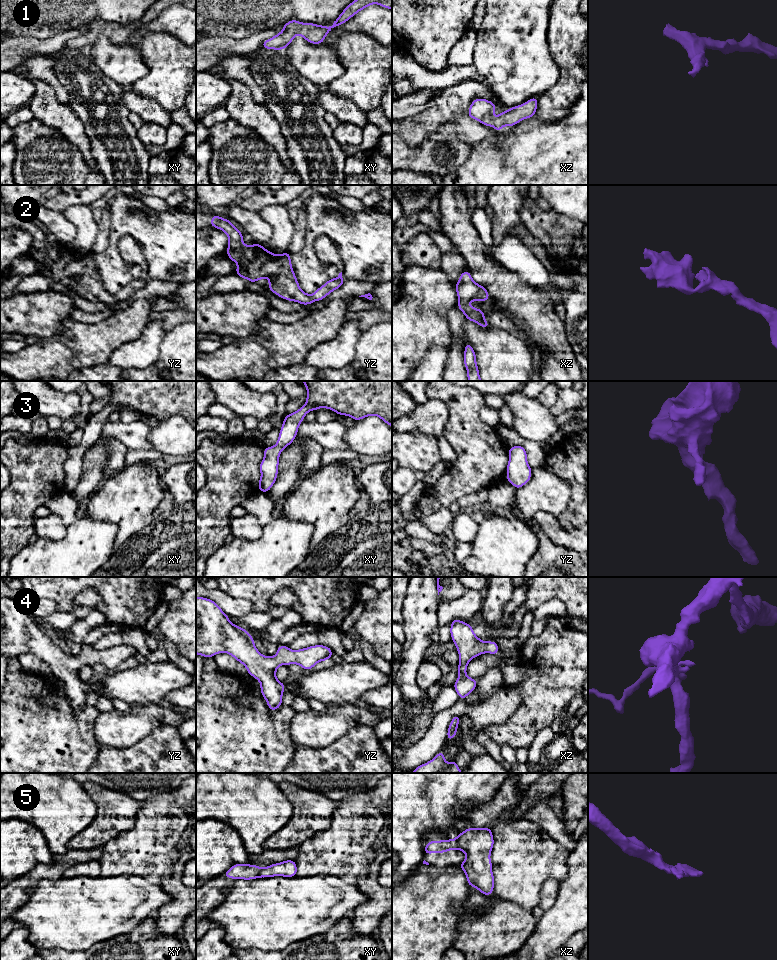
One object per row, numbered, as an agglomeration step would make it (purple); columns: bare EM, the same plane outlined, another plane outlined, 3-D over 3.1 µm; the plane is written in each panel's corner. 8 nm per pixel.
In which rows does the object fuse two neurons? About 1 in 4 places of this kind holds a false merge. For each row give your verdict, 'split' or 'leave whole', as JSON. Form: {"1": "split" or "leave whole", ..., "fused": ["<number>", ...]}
{"1": "leave whole", "2": "leave whole", "3": "leave whole", "4": "leave whole", "5": "split", "fused": ["5"]}

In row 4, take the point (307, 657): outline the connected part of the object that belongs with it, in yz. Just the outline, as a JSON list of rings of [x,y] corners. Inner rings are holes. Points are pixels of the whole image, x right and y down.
[[[196,597],[196,654],[212,658],[222,652],[242,663],[247,673],[260,682],[261,694],[271,711],[283,704],[285,683],[276,678],[280,665],[298,664],[304,670],[311,670],[316,663],[330,660],[333,654],[330,647],[321,644],[299,650],[281,645],[274,657],[263,656],[246,628],[232,624],[216,602]]]

